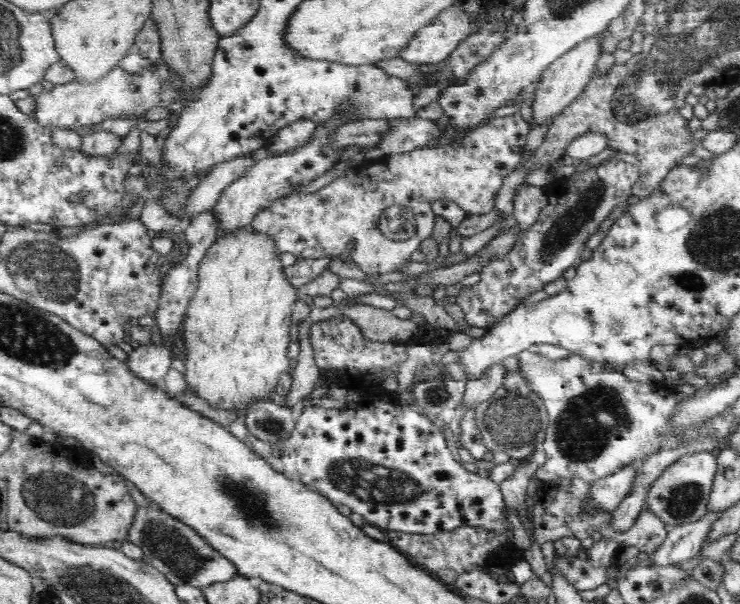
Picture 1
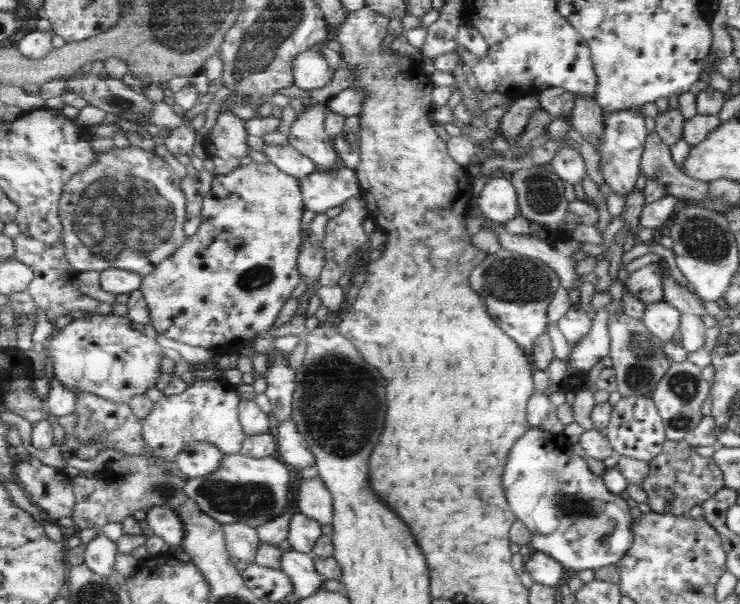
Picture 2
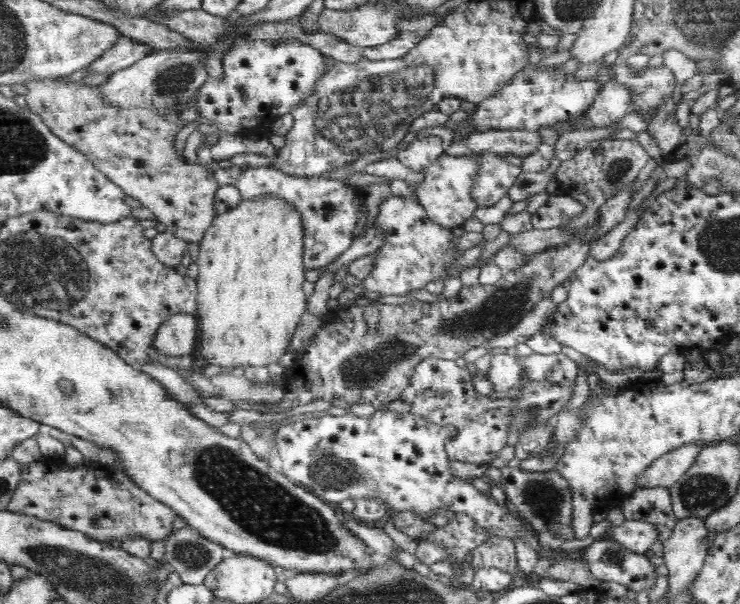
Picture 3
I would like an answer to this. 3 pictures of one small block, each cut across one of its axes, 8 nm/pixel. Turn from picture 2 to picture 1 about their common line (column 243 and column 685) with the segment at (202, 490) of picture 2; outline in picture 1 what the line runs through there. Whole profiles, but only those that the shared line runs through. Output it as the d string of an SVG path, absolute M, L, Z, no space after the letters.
M696 451L680 456L651 484L645 500L647 508L659 515L668 530L700 520L708 512L717 470L717 451Z

